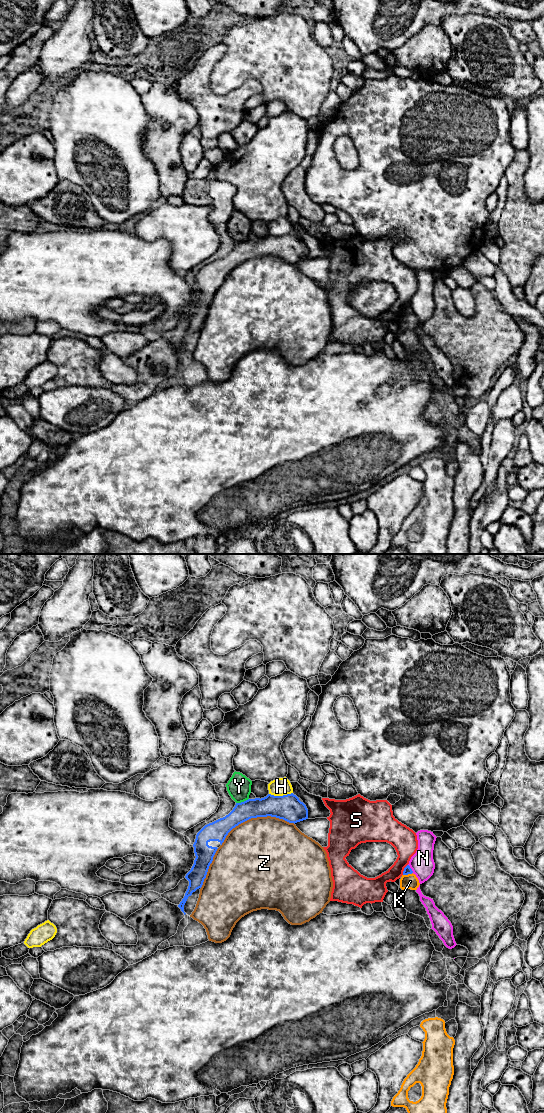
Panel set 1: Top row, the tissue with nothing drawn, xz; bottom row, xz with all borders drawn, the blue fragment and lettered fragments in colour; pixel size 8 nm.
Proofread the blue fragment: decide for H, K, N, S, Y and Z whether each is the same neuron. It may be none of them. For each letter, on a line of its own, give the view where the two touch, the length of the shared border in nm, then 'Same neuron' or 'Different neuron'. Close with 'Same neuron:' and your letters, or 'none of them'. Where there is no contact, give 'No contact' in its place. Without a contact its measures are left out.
H: Touches blue in xz. Shared border 190 nm. Different neuron
K: Touches blue in xz. Shared border 80 nm. Different neuron
N: Touches blue in xz. Shared border 80 nm. Different neuron
S: Touches blue in xz. Shared border 100 nm. Different neuron
Y: Touches blue in xz. Shared border 110 nm. Different neuron
Z: Touches blue in xz. Shared border 600 nm. Different neuron
Same neuron: none of them

